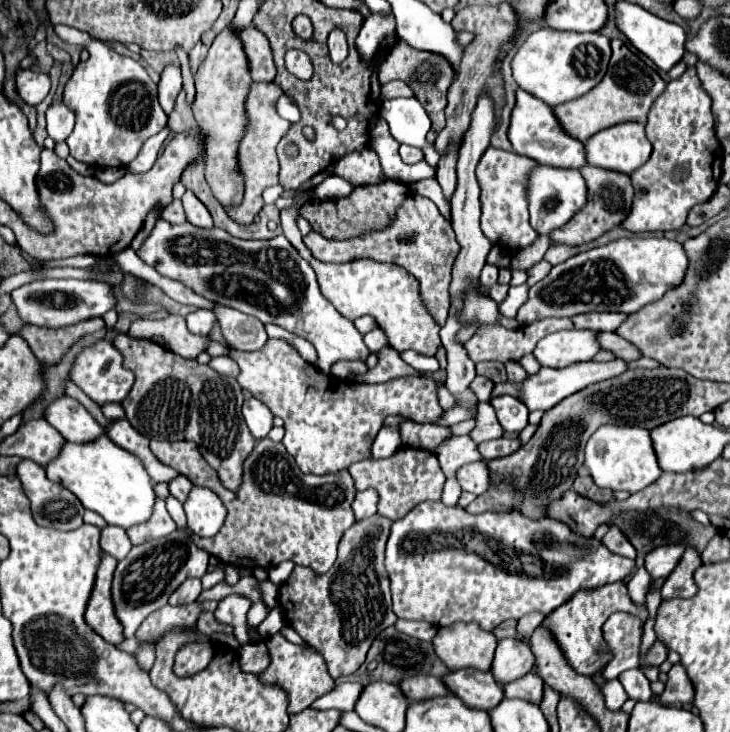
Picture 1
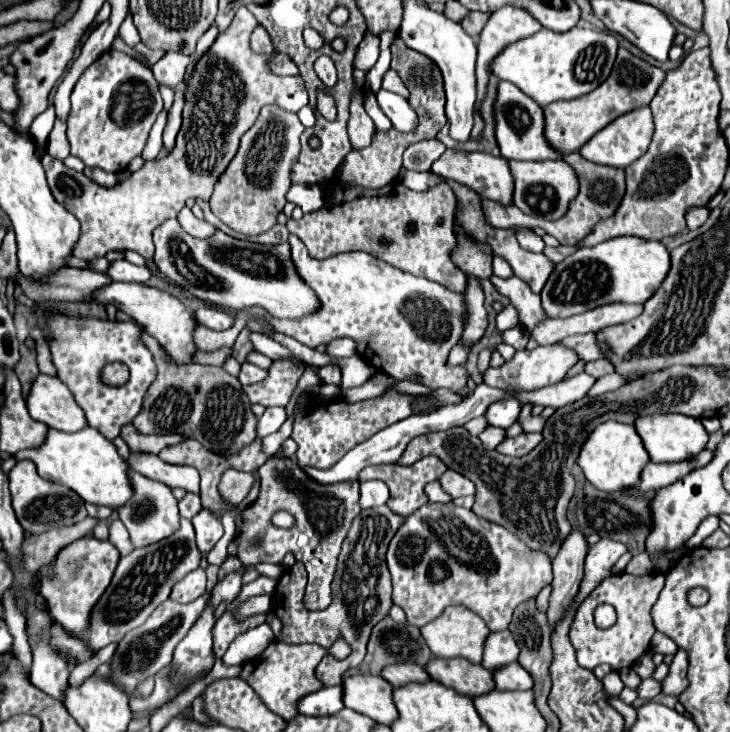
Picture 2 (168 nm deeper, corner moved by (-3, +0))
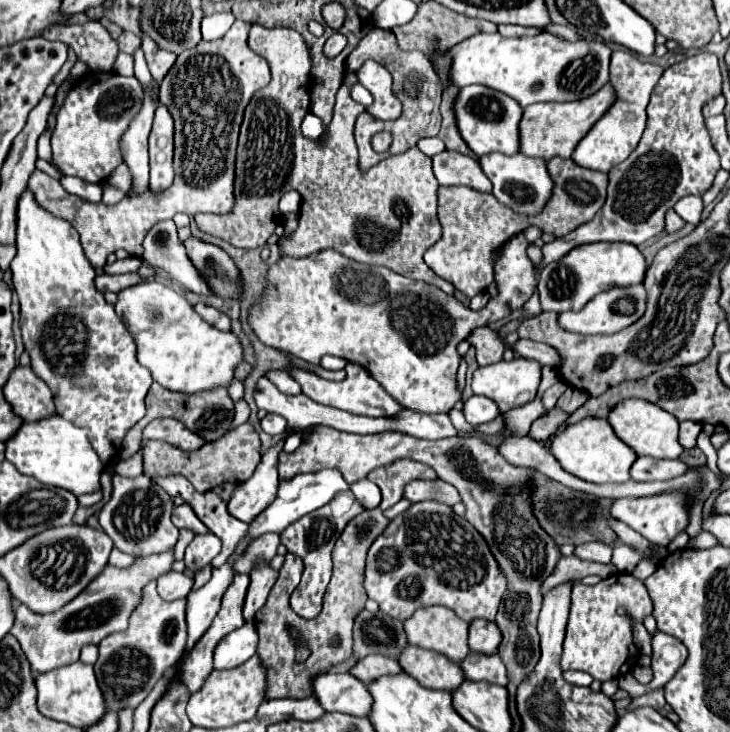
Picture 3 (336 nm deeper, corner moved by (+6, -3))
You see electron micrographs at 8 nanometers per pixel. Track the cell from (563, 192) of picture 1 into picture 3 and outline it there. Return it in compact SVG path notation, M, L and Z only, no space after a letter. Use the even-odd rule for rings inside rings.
M487 153L479 157L479 165L483 173L493 183L493 195L507 207L523 215L537 215L543 211L547 199L551 197L553 181L547 173L543 159L533 159L525 155L503 155L503 153Z

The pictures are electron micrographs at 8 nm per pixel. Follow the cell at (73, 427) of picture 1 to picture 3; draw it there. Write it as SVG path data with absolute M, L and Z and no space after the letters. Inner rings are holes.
M15 367L3 385L3 395L11 409L25 421L37 421L55 411L47 383L39 379L31 367Z

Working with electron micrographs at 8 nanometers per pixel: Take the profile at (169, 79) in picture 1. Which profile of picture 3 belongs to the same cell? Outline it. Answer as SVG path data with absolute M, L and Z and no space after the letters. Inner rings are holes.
M141 31L141 49L145 51L145 59L147 59L147 65L149 65L149 71L153 75L155 81L161 81L167 71L171 69L171 65L175 63L177 55L175 53L169 53L169 51L163 51L145 31Z

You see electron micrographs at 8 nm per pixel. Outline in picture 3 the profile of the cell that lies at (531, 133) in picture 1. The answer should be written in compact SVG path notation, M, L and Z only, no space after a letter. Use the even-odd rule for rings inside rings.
M471 85L459 91L453 103L453 111L459 135L475 155L485 155L491 151L515 155L519 151L519 121L523 109L519 103L515 103L515 99L483 85Z

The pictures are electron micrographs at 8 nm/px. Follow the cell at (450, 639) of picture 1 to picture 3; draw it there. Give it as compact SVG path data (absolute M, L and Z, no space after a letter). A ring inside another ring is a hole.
M435 605L421 607L403 621L407 643L437 651L459 663L469 655L467 629L469 623L459 619L451 609Z

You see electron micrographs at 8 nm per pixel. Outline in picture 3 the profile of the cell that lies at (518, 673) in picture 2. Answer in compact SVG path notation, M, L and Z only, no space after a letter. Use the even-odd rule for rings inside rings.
M469 653L463 663L459 663L463 675L471 681L489 681L495 685L507 685L507 671L499 655L475 655Z

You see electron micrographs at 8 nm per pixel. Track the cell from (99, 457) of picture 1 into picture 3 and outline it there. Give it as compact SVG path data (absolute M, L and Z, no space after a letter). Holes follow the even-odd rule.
M51 413L39 423L23 423L19 431L5 441L5 459L13 463L19 473L35 477L45 485L67 489L77 497L101 489L99 477L103 473L103 463L93 451L87 431L57 413Z

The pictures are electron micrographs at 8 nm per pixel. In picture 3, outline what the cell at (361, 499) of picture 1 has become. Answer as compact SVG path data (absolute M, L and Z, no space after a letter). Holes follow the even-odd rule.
M361 479L361 481L353 483L351 491L359 499L359 503L363 507L367 507L367 509L375 509L381 503L381 491L379 491L379 487L373 481L369 481L369 479Z

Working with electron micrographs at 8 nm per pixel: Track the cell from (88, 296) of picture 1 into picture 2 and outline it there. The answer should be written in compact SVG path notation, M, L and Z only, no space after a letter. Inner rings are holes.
M112 282L104 288L100 288L100 292L94 292L92 296L96 296L96 300L90 300L94 304L114 304L118 310L126 312L130 318L134 318L138 324L142 324L150 336L154 336L170 354L170 358L178 364L186 364L190 362L190 356L196 352L194 342L192 342L192 328L198 324L194 318L194 312L190 308L186 308L176 296L168 294L168 292L160 292L156 288L144 286L144 284L136 284L136 282Z

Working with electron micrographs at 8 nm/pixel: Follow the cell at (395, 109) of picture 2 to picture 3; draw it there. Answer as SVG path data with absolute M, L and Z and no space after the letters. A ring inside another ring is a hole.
M355 83L353 87L351 87L351 97L357 101L357 103L361 103L361 105L365 105L365 107L369 107L371 103L373 103L373 97L371 97L371 93L361 85L361 83Z

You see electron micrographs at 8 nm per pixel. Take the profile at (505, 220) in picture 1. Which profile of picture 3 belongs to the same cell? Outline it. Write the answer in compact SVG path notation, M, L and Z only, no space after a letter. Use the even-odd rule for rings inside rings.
M441 151L433 157L433 173L439 185L467 185L477 191L491 193L491 181L473 157L457 151Z

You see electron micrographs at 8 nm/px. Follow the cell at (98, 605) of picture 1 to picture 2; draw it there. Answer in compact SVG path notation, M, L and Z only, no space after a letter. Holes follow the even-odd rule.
M80 538L58 554L54 578L42 582L42 596L48 600L50 614L60 626L68 628L70 632L84 632L84 628L88 628L92 606L96 606L96 600L100 600L108 588L118 558L118 550L110 542L102 542L98 538Z

